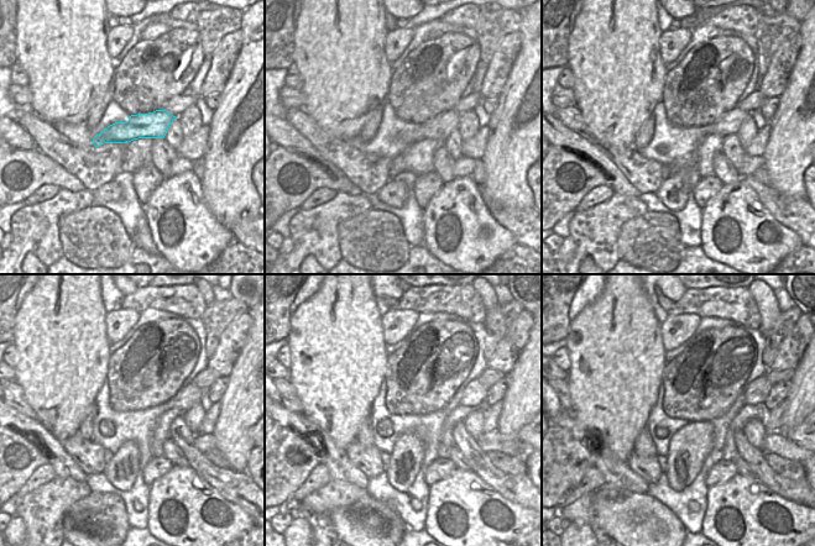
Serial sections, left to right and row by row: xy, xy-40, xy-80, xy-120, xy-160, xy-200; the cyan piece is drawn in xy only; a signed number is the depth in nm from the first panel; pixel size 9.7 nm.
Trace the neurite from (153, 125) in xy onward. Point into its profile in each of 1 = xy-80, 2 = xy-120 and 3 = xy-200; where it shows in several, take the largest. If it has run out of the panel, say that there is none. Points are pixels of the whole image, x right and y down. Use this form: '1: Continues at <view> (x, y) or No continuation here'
1: Continues at xy-80 (730, 124)
2: Continues at xy-120 (188, 395)
3: Continues at xy-200 (756, 392).

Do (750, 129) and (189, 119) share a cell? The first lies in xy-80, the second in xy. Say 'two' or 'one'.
one

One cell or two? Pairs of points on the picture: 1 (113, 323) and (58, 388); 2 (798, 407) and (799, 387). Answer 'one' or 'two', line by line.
1: two
2: one

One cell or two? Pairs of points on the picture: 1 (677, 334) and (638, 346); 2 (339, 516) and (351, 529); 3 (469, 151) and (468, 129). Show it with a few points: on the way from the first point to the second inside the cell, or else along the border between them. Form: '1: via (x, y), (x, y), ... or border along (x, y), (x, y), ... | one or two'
1: border along (659, 324), (663, 348), (665, 351) | two
2: via (341, 519), (349, 526) | one
3: border along (480, 127), (474, 135), (463, 141) | two

